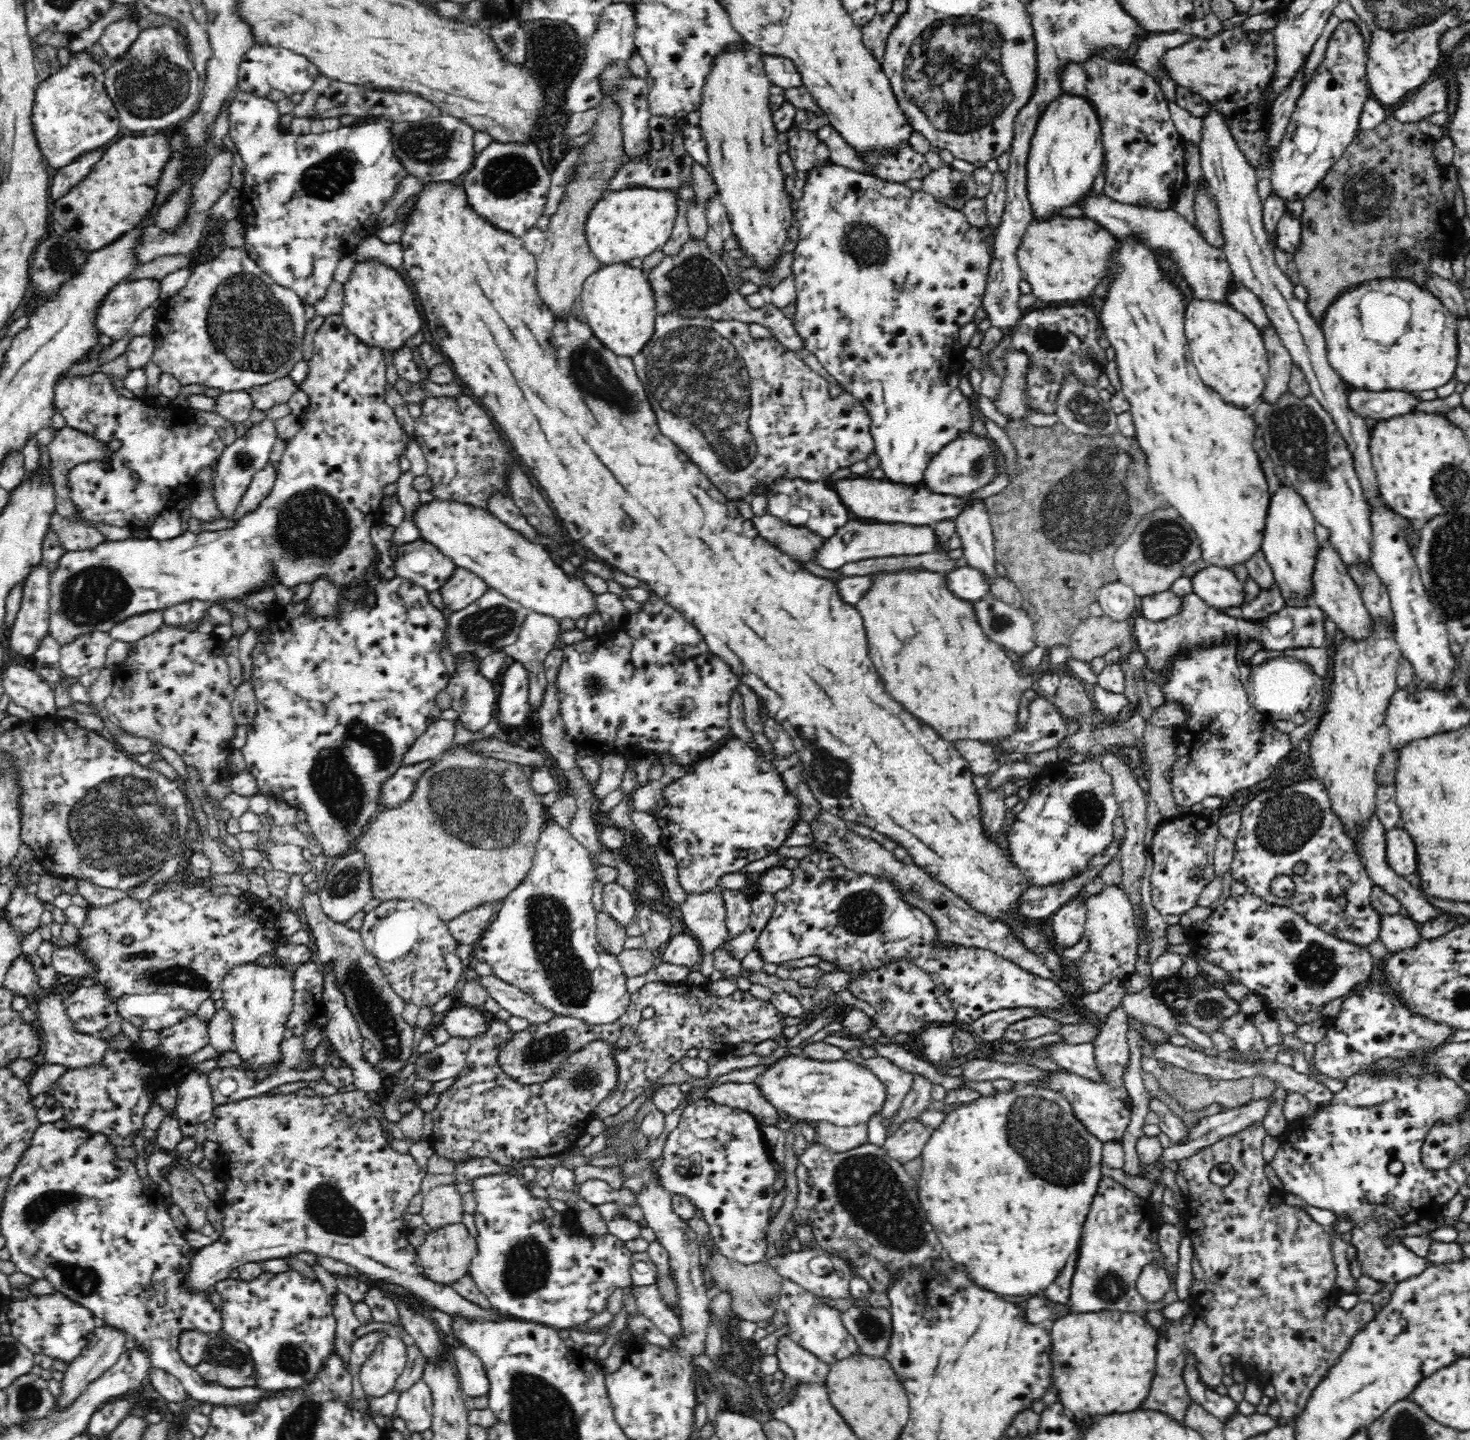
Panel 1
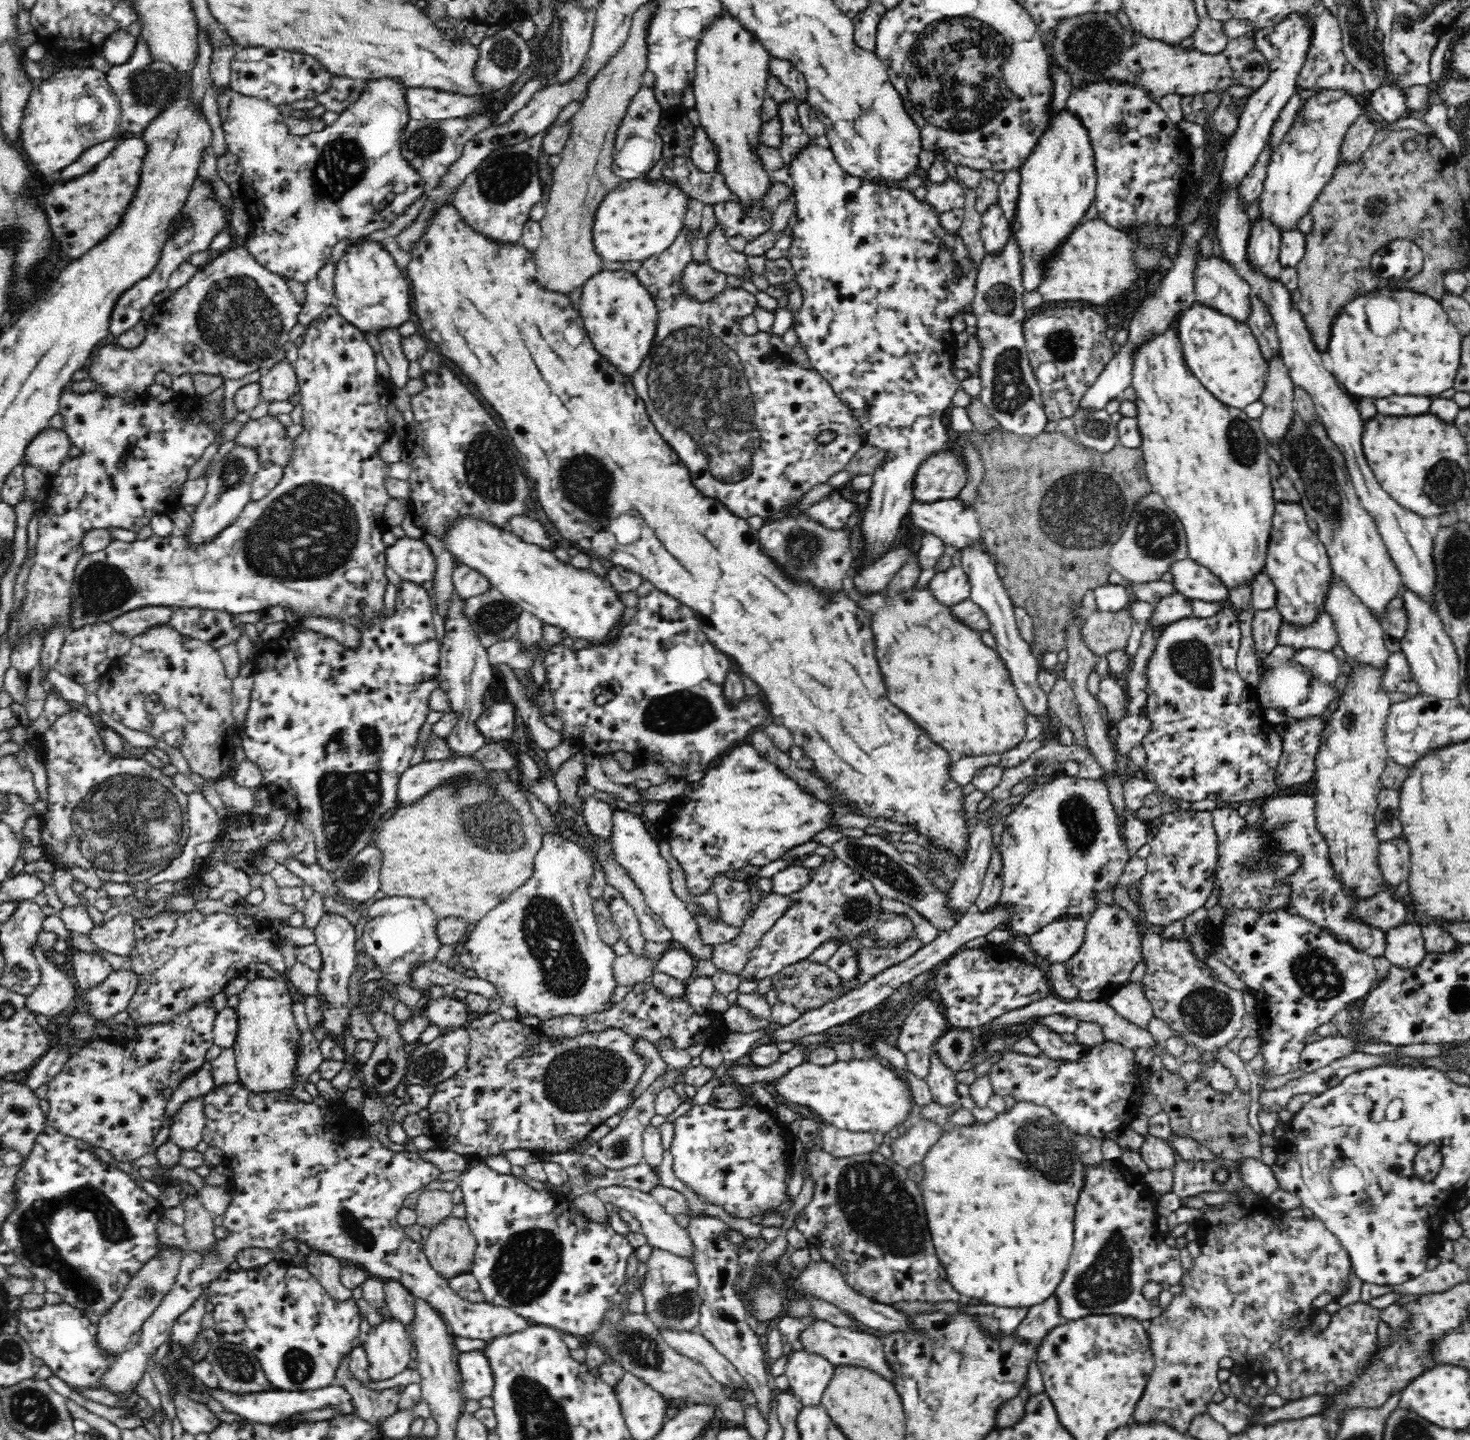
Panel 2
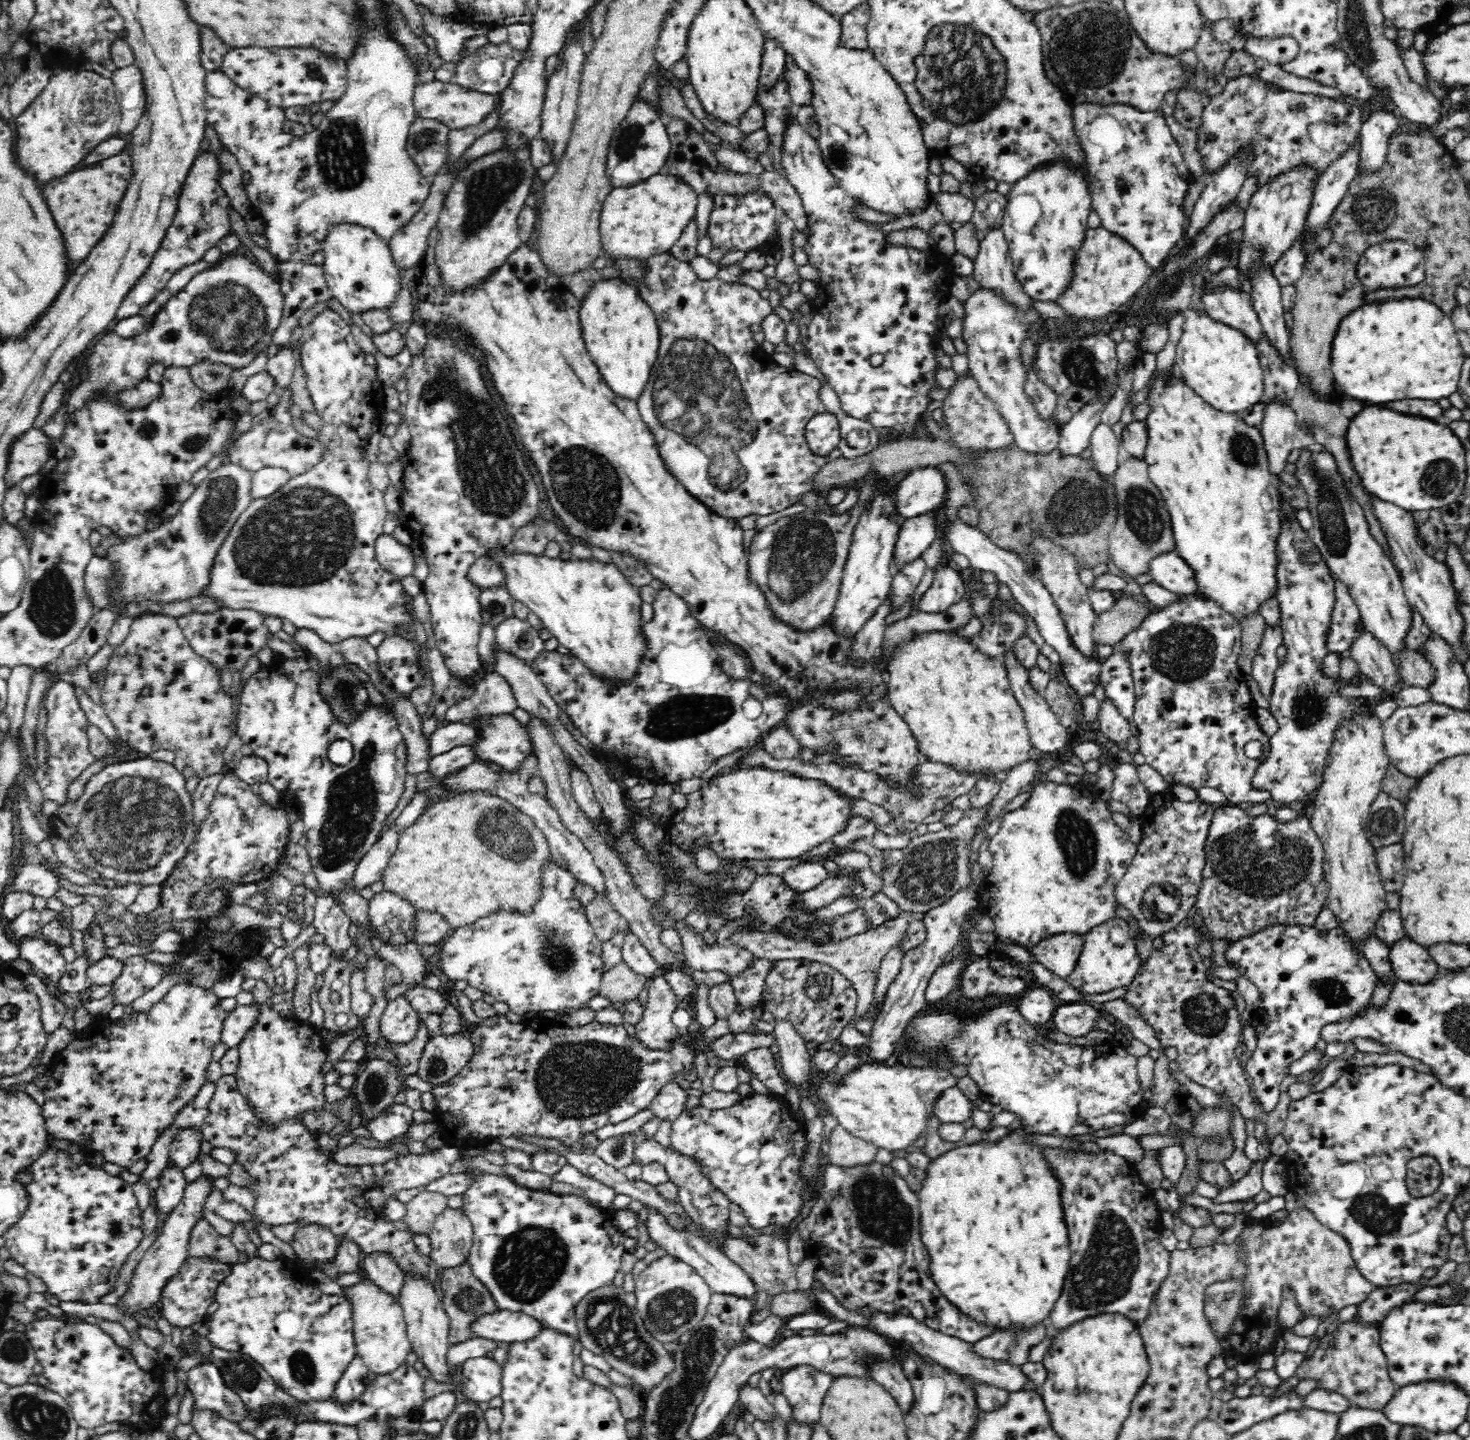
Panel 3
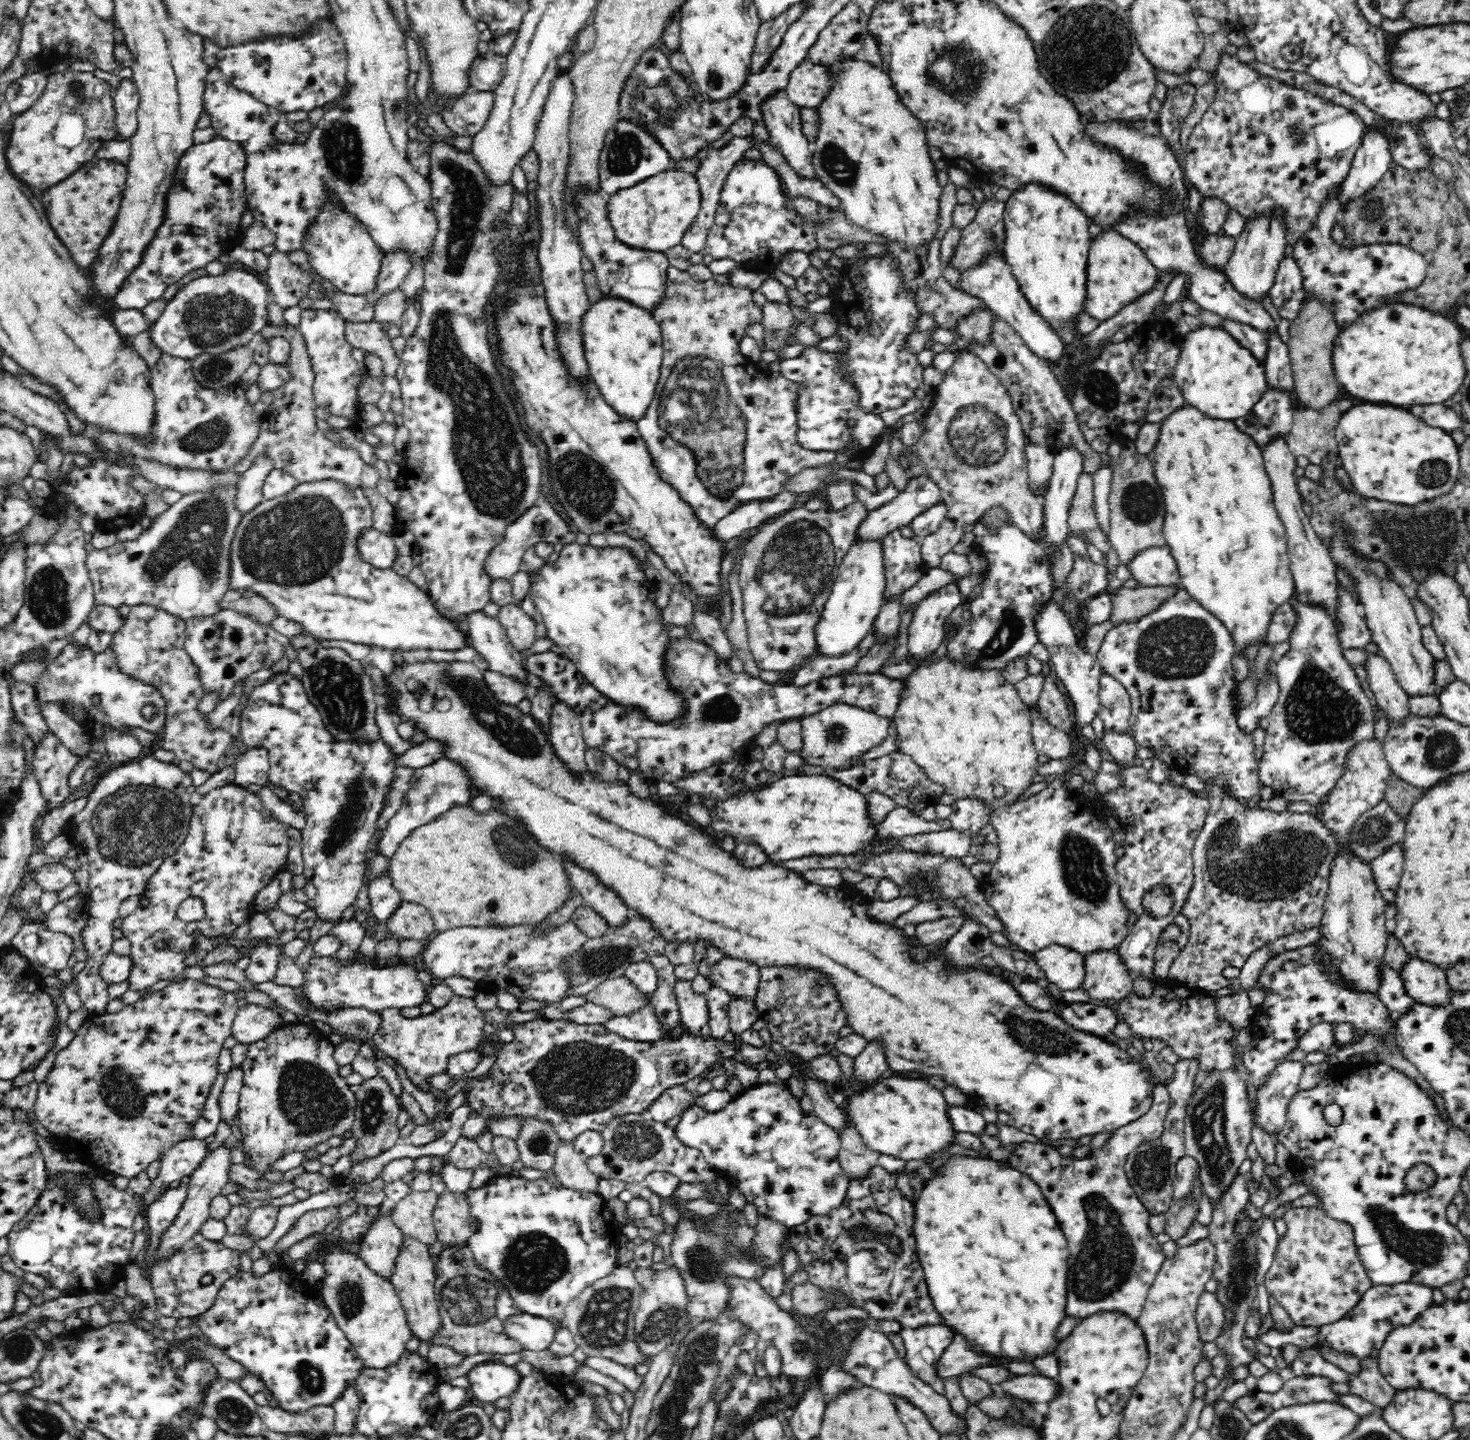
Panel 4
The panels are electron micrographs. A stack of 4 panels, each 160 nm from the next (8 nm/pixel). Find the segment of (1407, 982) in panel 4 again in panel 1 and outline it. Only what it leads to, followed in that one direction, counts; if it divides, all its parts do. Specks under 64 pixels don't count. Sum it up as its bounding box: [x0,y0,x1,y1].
[1379,911,1421,953]

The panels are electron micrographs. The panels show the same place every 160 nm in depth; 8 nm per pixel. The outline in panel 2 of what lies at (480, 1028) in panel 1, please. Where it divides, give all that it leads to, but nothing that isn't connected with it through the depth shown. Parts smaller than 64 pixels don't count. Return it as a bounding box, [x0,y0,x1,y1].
[421,996,475,1031]

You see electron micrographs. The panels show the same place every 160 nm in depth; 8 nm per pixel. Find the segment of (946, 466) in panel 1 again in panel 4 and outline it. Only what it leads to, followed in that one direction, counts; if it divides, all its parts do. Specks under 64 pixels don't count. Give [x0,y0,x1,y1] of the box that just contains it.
[856,477,942,540]

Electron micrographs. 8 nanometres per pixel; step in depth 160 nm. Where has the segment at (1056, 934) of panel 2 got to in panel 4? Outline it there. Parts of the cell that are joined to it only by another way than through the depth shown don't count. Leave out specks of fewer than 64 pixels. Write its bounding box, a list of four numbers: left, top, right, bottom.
[1033,944,1084,991]

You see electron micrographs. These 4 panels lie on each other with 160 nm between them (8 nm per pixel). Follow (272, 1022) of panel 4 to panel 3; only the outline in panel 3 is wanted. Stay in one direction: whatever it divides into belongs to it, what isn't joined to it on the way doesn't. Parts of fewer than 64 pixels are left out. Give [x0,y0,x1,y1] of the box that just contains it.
[220,1004,257,1048]

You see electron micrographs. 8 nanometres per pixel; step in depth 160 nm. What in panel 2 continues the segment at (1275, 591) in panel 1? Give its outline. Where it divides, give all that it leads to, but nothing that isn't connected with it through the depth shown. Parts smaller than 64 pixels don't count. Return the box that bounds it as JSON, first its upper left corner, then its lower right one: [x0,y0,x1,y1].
[1251,607,1282,660]

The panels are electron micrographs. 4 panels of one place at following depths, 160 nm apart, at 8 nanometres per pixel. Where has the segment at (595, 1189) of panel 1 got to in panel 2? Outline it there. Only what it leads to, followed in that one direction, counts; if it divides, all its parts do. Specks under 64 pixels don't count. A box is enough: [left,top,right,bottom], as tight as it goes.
[593,1186,693,1259]

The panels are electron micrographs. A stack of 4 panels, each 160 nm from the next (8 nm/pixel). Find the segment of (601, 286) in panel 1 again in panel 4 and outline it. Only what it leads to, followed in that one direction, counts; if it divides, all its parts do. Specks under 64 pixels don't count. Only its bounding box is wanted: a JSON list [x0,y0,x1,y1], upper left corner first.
[579,295,662,422]

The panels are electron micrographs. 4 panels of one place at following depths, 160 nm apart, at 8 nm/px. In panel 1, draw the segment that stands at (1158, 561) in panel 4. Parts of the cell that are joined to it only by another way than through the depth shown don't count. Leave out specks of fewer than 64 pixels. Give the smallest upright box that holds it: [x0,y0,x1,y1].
[1192,565,1248,609]

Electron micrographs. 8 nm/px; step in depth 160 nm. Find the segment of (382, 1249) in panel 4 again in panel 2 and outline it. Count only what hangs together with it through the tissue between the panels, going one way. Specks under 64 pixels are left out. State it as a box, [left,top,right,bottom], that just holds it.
[384,1281,418,1329]

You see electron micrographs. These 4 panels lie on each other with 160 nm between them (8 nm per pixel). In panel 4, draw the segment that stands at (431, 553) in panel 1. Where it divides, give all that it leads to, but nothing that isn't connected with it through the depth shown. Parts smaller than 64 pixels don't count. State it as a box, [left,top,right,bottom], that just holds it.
[359,529,400,571]

